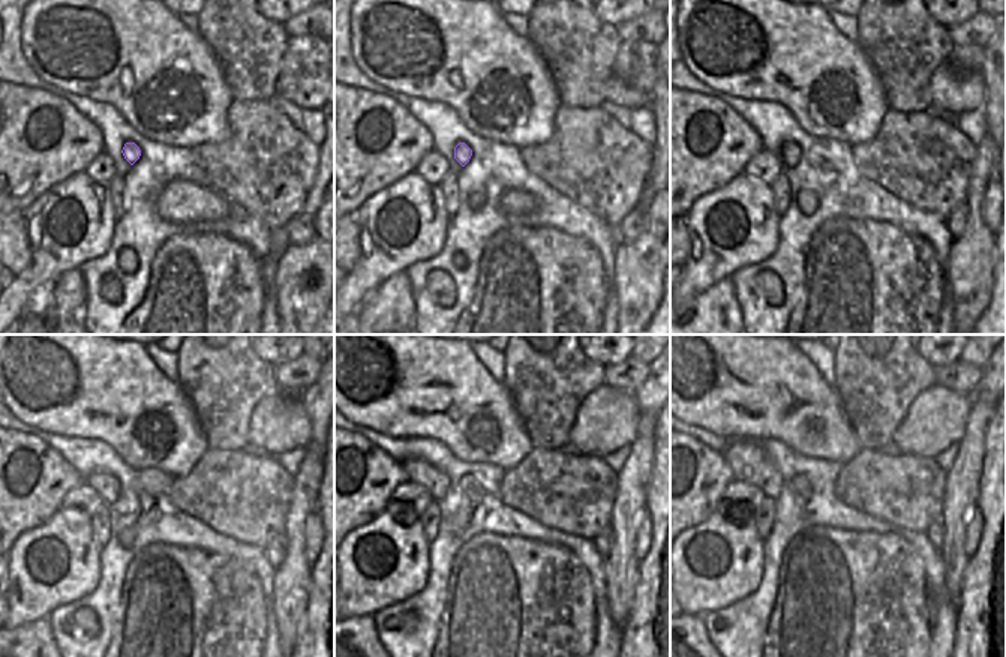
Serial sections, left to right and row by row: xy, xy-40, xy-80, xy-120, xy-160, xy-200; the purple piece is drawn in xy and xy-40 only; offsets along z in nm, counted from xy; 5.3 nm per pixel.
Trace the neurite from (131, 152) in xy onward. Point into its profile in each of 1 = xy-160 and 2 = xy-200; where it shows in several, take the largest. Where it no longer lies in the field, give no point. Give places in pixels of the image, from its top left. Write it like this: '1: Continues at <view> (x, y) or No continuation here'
1: Continues at xy-160 (420, 473)
2: Continues at xy-200 (748, 462)

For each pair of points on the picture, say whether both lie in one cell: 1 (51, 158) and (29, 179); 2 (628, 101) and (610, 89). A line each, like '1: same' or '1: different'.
1: same
2: same

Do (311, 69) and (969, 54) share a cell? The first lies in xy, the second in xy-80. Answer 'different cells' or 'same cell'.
same cell

